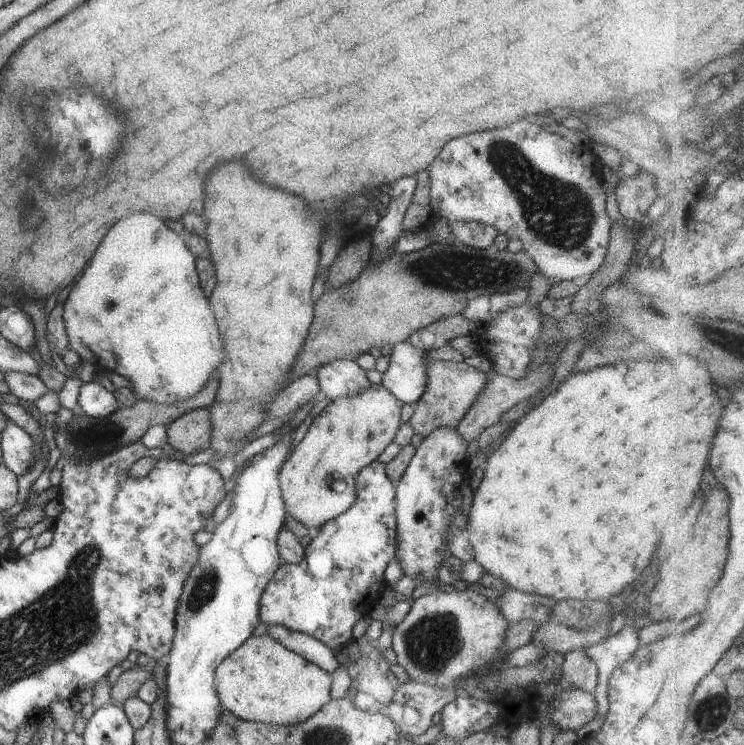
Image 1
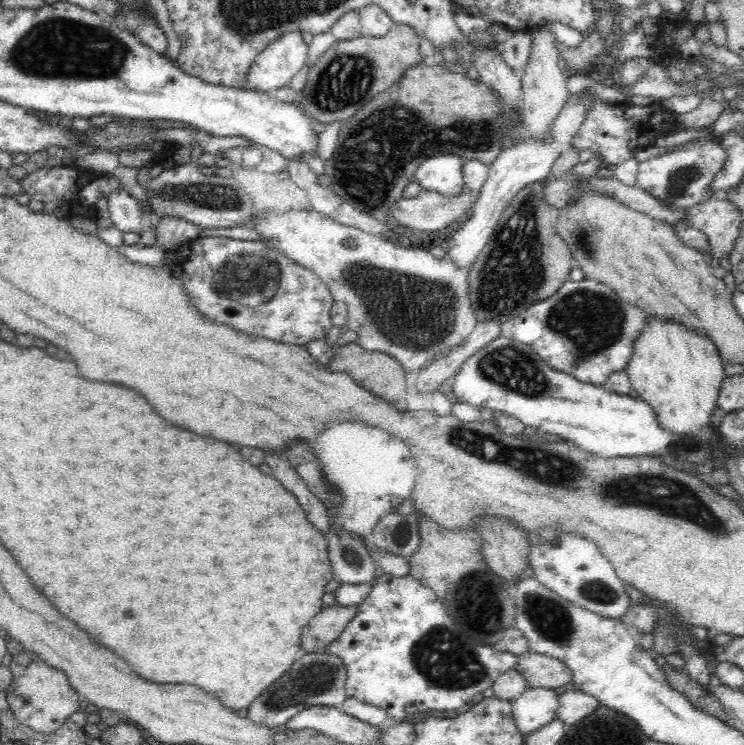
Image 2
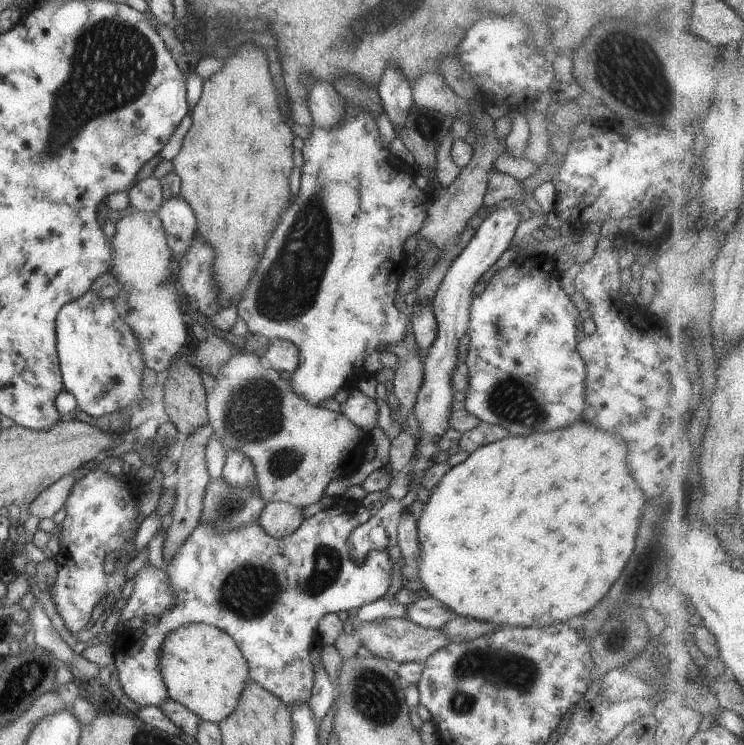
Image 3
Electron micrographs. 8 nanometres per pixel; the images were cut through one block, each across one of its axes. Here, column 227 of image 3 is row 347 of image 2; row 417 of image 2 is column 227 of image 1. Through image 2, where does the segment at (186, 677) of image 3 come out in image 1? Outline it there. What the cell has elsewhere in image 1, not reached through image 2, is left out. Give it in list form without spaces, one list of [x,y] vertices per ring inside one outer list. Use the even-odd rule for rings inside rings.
[[[250,635],[236,650],[233,650],[230,654],[227,654],[223,661],[217,666],[214,673],[214,688],[216,689],[216,696],[219,700],[219,705],[223,710],[227,710],[237,719],[243,721],[250,721],[253,723],[264,723],[269,725],[295,725],[304,722],[309,716],[312,716],[319,708],[326,704],[331,699],[329,698],[329,688],[332,681],[331,673],[327,673],[325,670],[318,668],[315,664],[305,661],[301,656],[294,654],[284,648],[281,644],[278,644],[275,640],[272,640],[268,635],[253,636]]]

